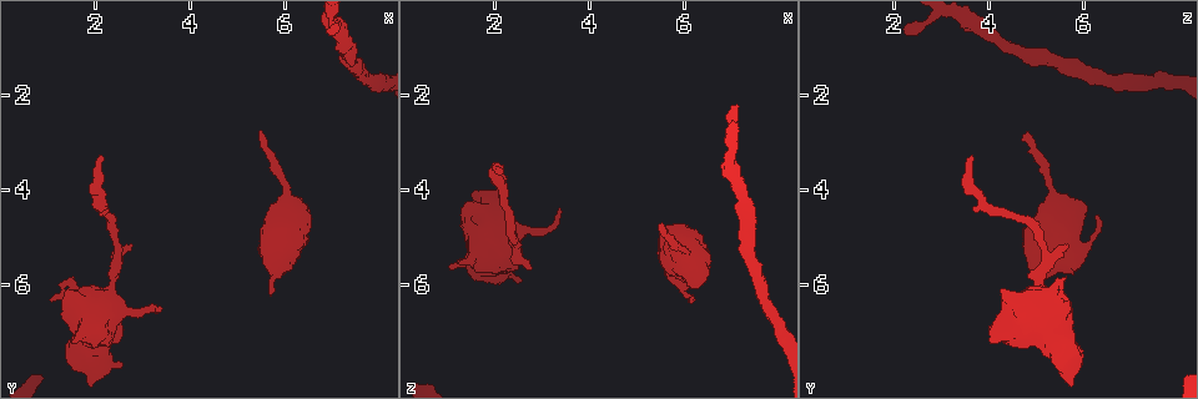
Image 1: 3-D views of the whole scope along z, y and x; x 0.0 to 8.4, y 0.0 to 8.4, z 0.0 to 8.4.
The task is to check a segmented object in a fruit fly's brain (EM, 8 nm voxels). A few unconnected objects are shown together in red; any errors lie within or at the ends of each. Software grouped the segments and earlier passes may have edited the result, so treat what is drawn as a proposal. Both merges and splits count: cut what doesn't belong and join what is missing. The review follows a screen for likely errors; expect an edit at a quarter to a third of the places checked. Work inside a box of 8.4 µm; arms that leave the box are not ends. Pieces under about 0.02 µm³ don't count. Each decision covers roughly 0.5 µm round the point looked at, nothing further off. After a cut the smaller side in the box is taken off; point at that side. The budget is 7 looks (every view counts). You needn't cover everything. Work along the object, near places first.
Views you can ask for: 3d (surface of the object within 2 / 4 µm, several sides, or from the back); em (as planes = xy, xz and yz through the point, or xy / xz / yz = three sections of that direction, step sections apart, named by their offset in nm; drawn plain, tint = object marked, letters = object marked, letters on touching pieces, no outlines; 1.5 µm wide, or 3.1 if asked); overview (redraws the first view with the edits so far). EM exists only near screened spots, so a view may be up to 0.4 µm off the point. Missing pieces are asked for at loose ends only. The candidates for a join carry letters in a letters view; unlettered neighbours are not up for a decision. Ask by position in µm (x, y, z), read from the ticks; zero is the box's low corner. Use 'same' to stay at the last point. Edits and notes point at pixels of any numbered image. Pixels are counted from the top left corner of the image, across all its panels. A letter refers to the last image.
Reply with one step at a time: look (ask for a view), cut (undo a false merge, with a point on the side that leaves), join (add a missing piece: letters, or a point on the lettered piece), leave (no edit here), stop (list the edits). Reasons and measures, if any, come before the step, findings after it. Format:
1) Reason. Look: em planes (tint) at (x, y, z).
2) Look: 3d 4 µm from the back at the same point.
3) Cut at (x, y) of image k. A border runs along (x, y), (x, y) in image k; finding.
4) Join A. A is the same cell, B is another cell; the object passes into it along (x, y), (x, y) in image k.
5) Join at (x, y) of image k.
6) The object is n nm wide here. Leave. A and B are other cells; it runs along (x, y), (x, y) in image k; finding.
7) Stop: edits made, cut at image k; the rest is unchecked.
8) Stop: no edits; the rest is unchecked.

An open end. Look: em planes (letters) at (5.55, 2.80, 4.85).

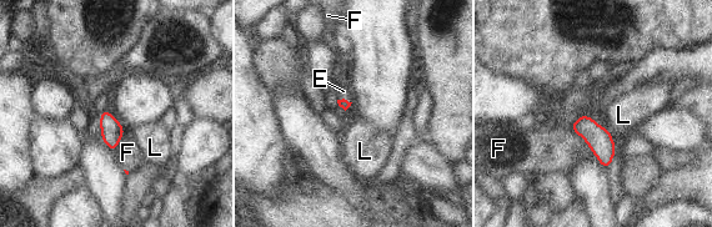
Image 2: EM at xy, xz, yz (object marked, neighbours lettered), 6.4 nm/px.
The longest contact is with F, 220 nm. Join E. E is the same cell, F and L are other cells; the object passes into it along (344, 104), (344, 99), (344, 91) in image 2; the neuron continues.

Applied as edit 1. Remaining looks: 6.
See it whole again. Look: overview.

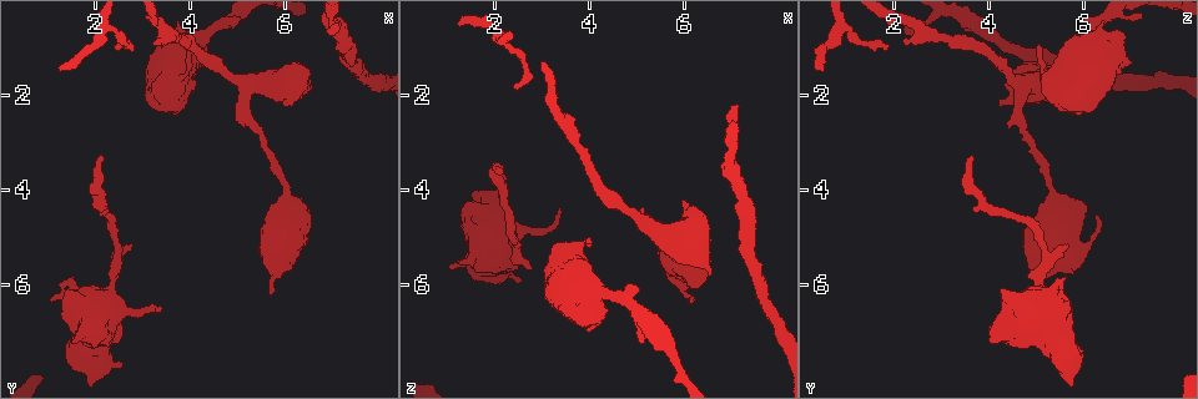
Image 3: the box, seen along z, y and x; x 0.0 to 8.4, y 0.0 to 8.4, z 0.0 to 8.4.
End of a long branch. Look: em yz step 4 (tint) at (2.10, 3.30, 3.65).

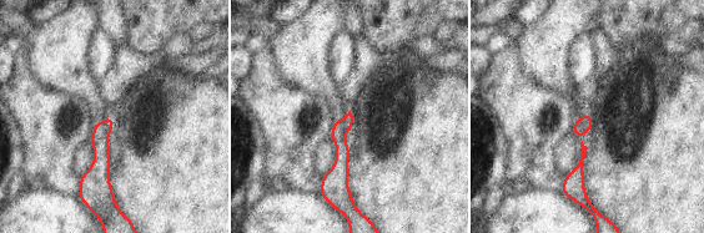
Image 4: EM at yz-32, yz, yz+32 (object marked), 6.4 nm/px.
Look: em planes (letters) at the same point.

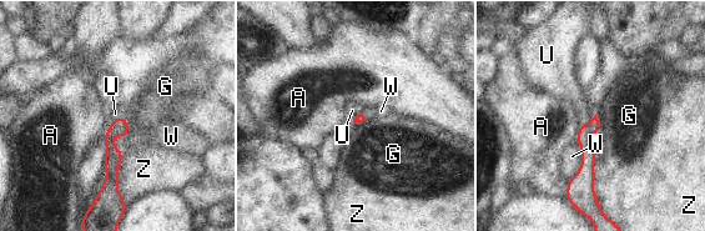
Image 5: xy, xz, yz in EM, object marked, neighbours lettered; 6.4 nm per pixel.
Join U. U is the same cell, A, G, W and Z are other cells; the object passes into it along (585, 132), (589, 120), (568, 88) in image 5; it goes on there.

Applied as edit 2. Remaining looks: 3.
Redraw. Look: overview.

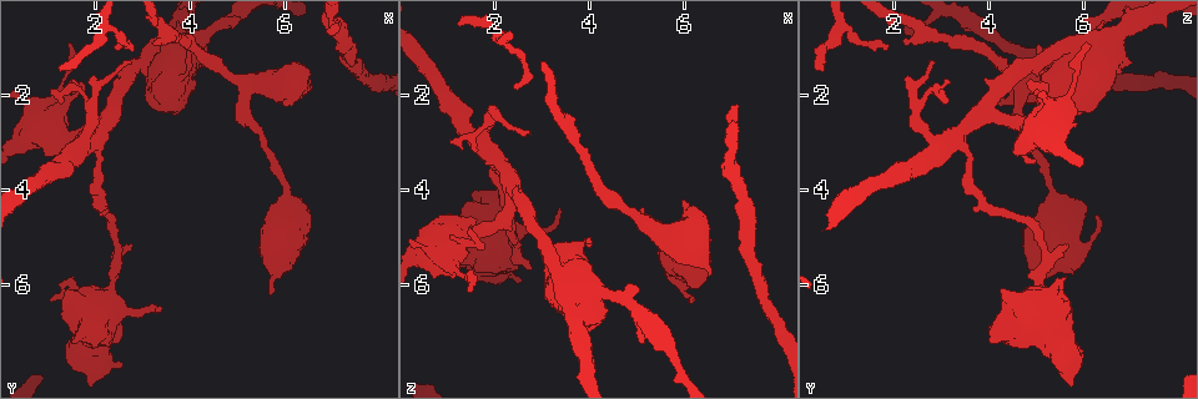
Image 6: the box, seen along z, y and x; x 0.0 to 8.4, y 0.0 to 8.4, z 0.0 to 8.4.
Free end. Look: em planes (letters) at (7.10, 0.65, 2.25).

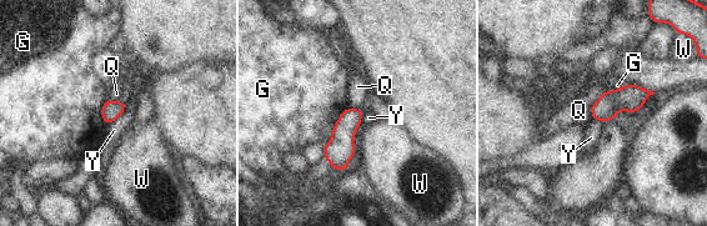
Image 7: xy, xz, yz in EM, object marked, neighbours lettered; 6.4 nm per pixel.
The object is 120 nm wide here. Leave. G, Q, W and Y are other cells; a border runs along (125, 109), (106, 126) in image 7; none of them fits.

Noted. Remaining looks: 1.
Stop: edits made, join at image 2, join at image 5; the rest is unchecked.

